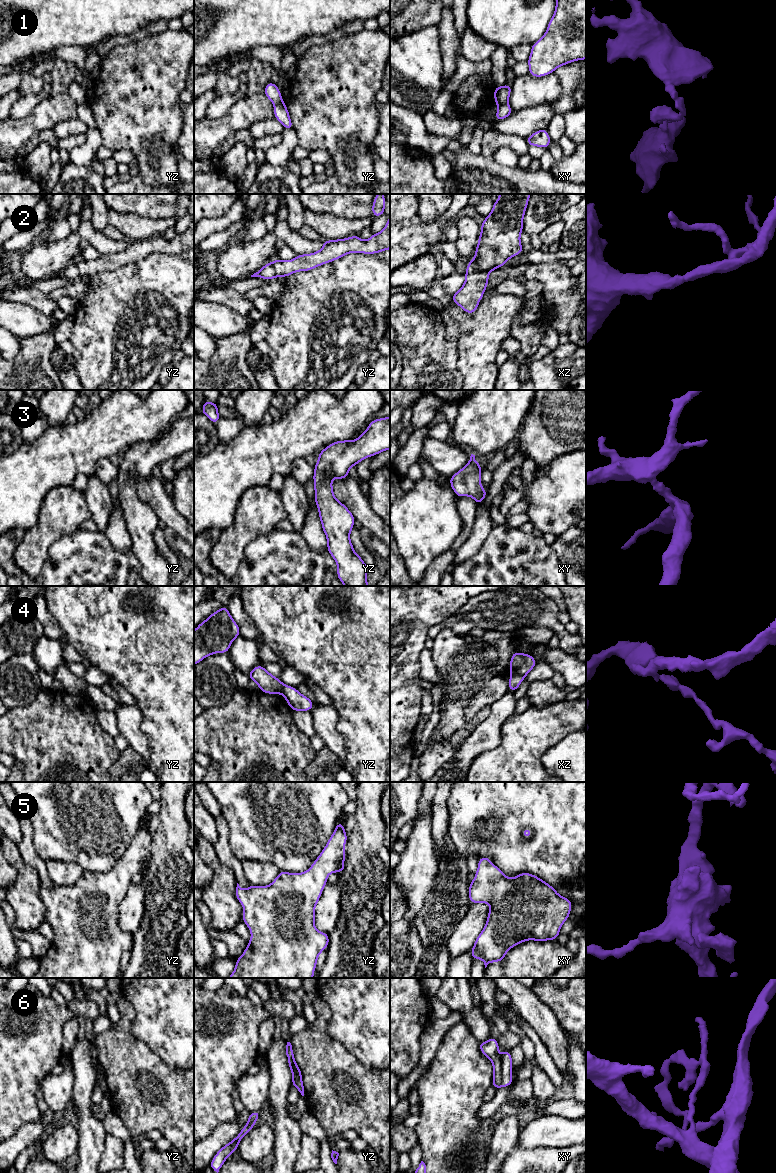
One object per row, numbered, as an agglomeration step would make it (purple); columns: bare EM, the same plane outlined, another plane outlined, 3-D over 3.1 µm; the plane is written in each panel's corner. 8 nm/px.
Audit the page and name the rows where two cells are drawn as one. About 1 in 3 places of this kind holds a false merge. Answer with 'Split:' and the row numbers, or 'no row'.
Split: 1, 4, 6

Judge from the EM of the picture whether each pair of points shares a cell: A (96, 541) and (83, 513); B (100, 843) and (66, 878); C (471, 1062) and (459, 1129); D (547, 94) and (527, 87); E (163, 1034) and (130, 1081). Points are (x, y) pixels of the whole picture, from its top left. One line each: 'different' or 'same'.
A: different
B: different
C: same
D: same
E: different

